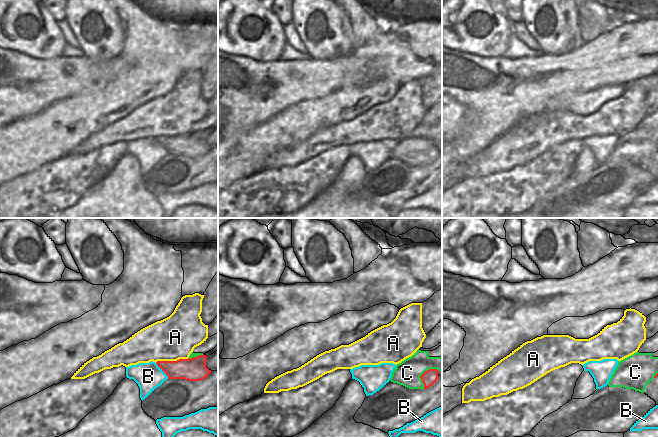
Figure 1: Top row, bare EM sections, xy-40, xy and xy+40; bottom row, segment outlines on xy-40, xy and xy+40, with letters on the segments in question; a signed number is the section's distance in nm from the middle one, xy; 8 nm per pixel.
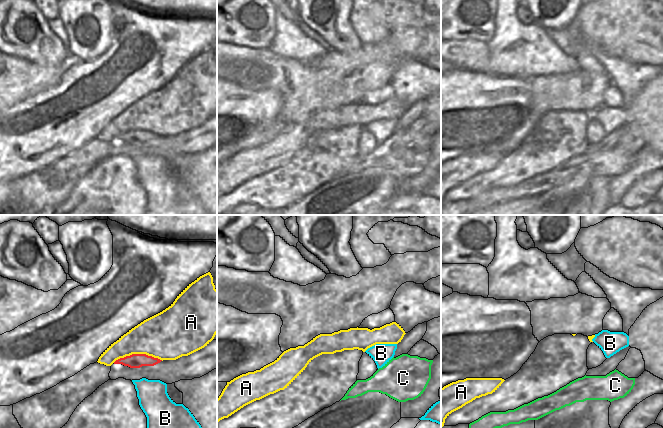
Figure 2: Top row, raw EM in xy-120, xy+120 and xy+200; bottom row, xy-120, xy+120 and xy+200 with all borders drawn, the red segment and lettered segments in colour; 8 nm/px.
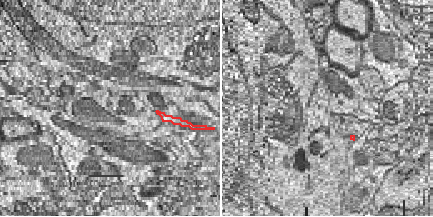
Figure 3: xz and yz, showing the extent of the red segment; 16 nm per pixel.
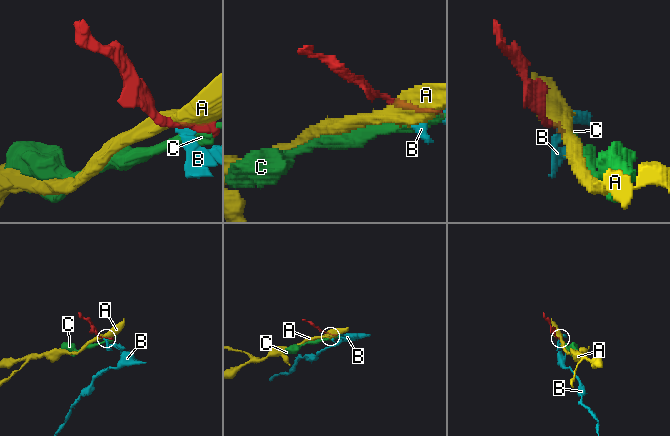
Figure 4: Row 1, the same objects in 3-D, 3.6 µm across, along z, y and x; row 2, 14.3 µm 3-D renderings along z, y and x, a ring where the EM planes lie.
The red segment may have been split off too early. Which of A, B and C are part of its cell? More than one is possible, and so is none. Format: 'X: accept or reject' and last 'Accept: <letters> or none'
A: reject
B: reject
C: reject
Accept: none

